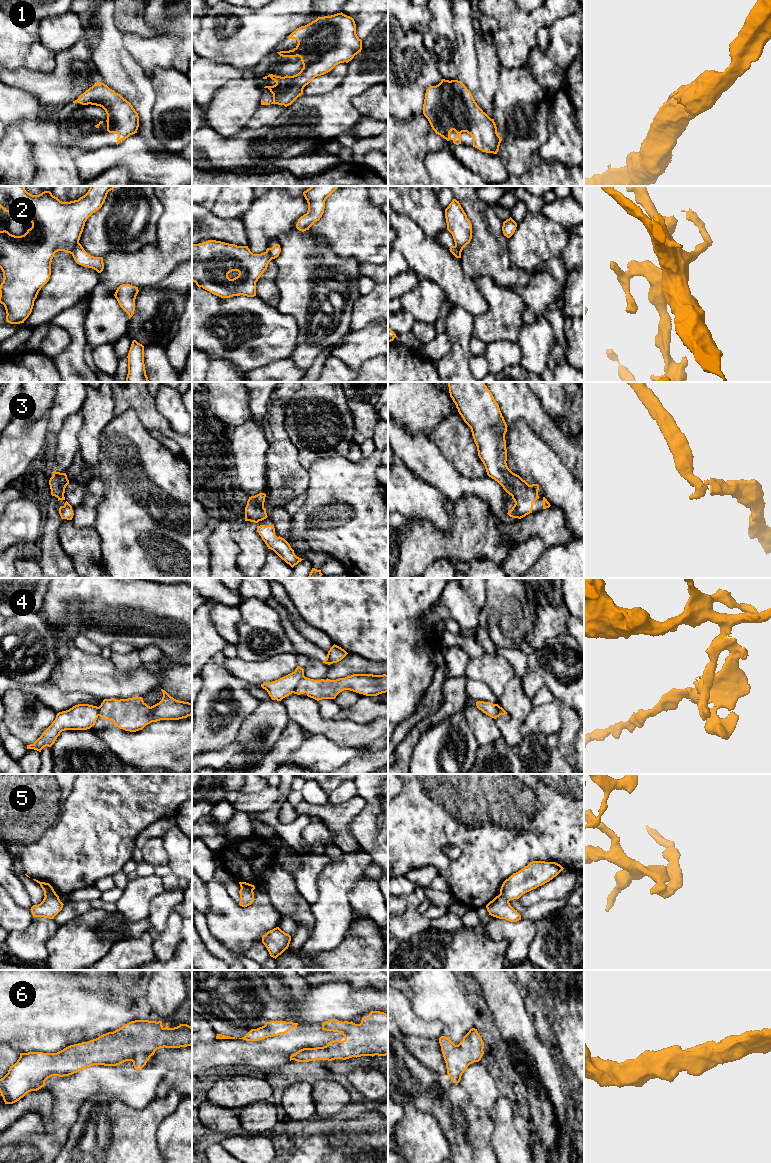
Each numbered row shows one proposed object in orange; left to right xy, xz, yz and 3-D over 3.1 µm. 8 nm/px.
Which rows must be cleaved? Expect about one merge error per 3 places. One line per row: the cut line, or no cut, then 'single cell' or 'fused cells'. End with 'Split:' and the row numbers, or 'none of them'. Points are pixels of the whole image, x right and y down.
1: cut none; single cell
2: cut xy (78, 242), (70, 253); fused cells
3: cut none; single cell
4: cut xz (304, 676), (293, 692); fused cells
5: cut xz (241, 887), (252, 890); fused cells
6: cut none; single cell
Split: 2, 4, 5

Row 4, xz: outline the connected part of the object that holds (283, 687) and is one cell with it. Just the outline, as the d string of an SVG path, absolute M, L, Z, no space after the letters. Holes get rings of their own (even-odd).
M297 666L294 672L269 683L261 684L272 700L281 701L283 698L294 693L299 681L304 678L304 669Z

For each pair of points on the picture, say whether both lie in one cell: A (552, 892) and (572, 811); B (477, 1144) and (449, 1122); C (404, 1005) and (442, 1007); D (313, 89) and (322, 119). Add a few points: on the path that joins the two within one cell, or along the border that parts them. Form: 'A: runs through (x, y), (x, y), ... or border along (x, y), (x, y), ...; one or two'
A: border along (564, 868), (573, 870); two
B: runs through (470, 1141), (456, 1129); one
C: border along (398, 989), (419, 1016), (431, 1019); two
D: border along (336, 87), (321, 94), (303, 94); two

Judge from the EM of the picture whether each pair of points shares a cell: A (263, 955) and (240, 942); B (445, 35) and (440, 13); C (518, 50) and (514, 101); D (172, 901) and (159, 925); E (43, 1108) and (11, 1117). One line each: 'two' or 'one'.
A: two
B: one
C: two
D: one
E: one

